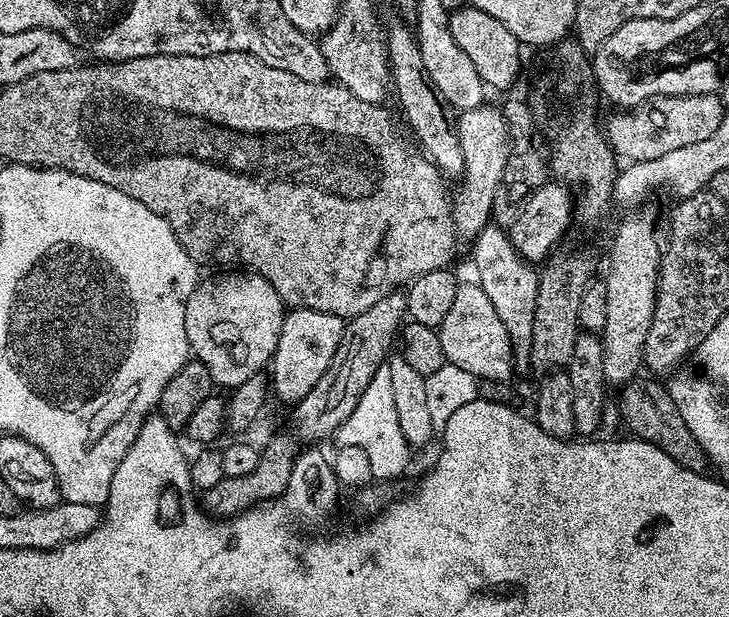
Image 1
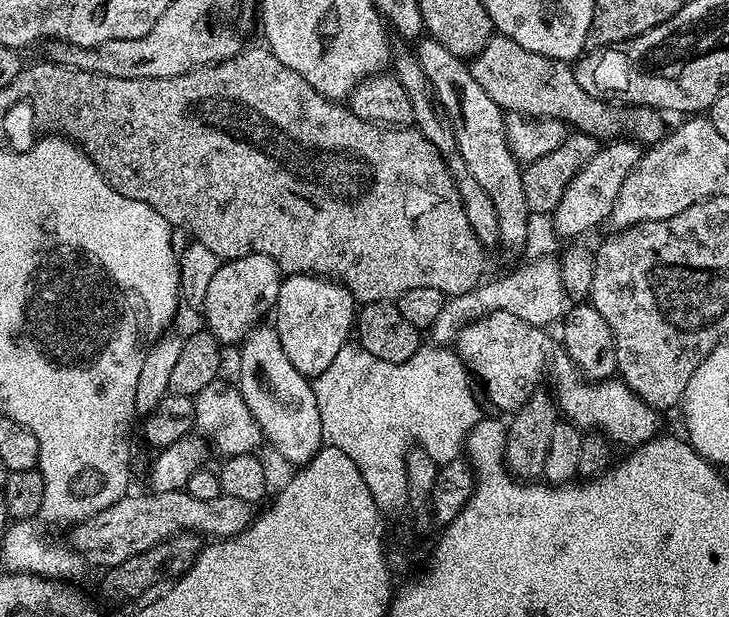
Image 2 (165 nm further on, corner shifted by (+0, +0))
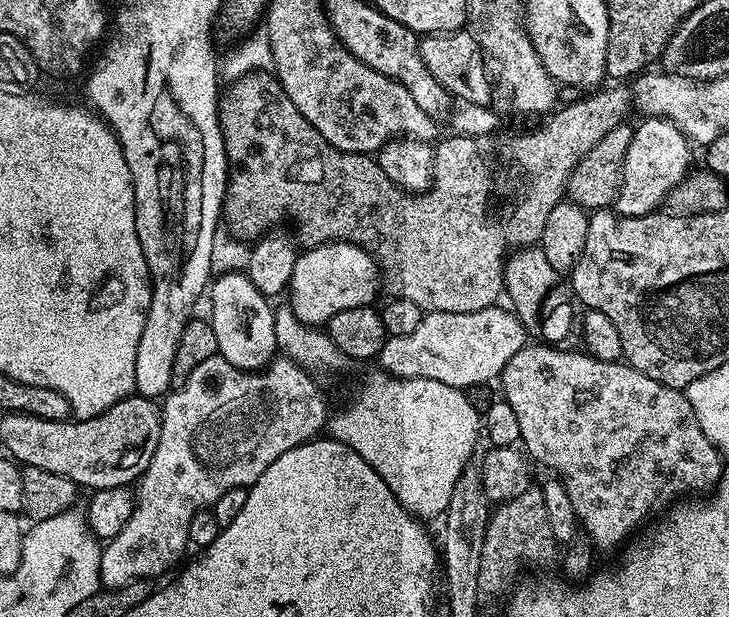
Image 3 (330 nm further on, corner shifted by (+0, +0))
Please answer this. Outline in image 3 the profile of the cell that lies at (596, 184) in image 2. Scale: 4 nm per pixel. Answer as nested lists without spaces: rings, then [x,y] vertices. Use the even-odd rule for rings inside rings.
[[[648,116],[640,121],[641,124],[637,123],[632,130],[630,150],[626,150],[624,174],[620,181],[620,194],[614,205],[615,211],[622,216],[645,216],[647,212],[657,211],[661,207],[660,202],[671,197],[672,191],[683,182],[693,167],[691,166],[693,145],[674,122],[656,116]]]

